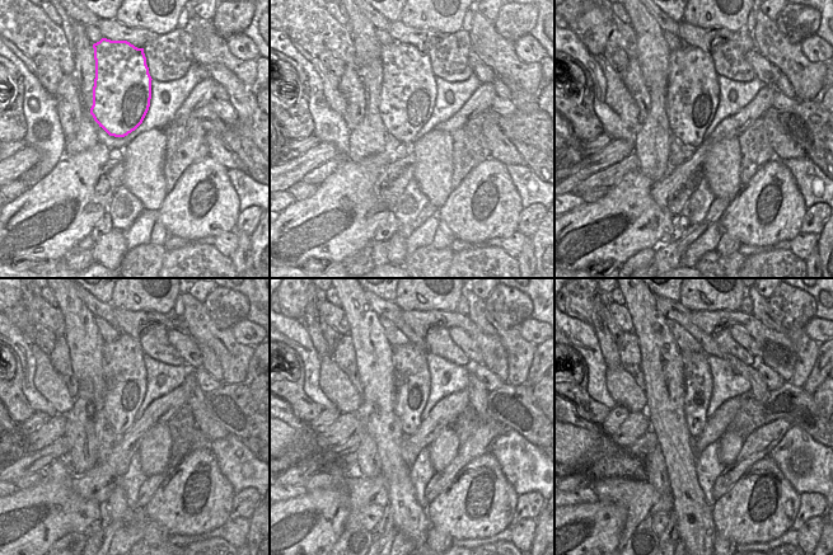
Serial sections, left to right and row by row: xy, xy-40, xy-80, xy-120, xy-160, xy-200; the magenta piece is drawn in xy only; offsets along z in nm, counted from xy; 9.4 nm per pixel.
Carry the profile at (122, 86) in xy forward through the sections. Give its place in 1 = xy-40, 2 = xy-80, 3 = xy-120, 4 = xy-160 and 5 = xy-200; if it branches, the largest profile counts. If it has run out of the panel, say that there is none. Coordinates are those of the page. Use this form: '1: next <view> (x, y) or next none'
1: next xy-40 (408, 90)
2: next xy-80 (692, 97)
3: next xy-120 (123, 367)
4: next xy-160 (411, 372)
5: next xy-200 (698, 384)

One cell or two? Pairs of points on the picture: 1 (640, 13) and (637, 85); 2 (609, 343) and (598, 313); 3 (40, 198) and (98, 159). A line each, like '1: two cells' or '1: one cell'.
1: two cells
2: one cell
3: one cell

